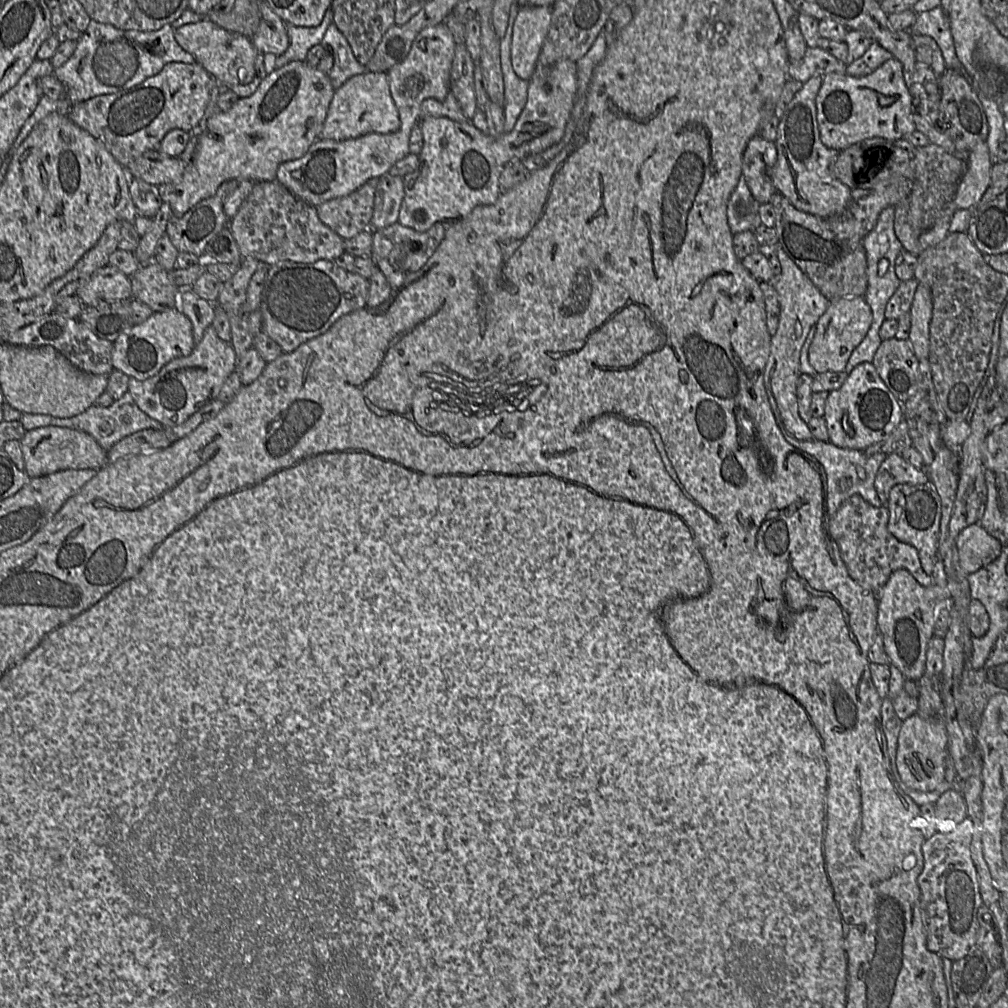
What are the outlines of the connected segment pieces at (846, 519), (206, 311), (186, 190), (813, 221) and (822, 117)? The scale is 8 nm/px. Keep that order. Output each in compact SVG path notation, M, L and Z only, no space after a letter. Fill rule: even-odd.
M859 494L844 500L835 514L829 517L828 532L850 576L873 593L878 593L897 569L908 570L922 586L934 585L932 577L921 566L917 549L891 534L887 529L888 520L889 509L886 505L873 506Z
M191 288L180 289L176 309L185 314L193 326L195 346L201 342L206 329L215 318L215 304L197 296Z
M292 61L274 69L262 79L259 87L251 96L238 99L225 112L219 111L217 107L221 89L222 86L216 80L212 80L209 103L200 120L196 150L192 160L186 163L182 178L172 186L159 186L161 198L169 203L173 216L181 217L201 200L213 196L224 182L234 179L247 179L254 183L277 181L276 173L279 165L301 158L319 139L335 93L329 76L311 67L306 61Z
M780 193L770 204L775 211L778 245L829 301L843 297L864 296L868 287L867 256L862 241L838 237L826 219L796 209Z
M894 57L865 76L839 72L824 75L815 104L821 142L836 151L872 137L902 139L916 130L912 97L904 81L903 66ZM880 96L886 97L890 105L881 105Z

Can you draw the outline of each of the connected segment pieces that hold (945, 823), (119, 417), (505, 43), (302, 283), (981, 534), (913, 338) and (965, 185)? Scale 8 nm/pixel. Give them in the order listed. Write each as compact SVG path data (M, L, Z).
M948 789L934 804L935 816L940 825L936 831L950 832L955 826L968 816L967 805L959 789Z
M129 392L124 394L121 399L114 401L109 407L92 405L83 413L70 418L59 418L46 414L23 413L20 422L26 431L46 426L67 427L84 431L91 435L105 451L110 450L116 443L136 432L147 429L164 429L164 426L160 422L149 417L137 406Z
M516 2L513 3L510 10L508 27L500 41L501 69L504 80L504 133L513 130L515 123L526 104L527 90L529 86L529 80L519 78L514 72L511 63L513 24L519 10L519 5L517 5Z
M319 260L314 263L283 261L268 268L260 311L263 316L263 332L273 339L283 352L292 352L303 343L325 333L342 316L366 306L369 280L348 272L334 261Z
M977 523L962 530L956 544L960 565L968 575L993 562L1001 551L999 540Z
M919 284L909 310L911 327L908 337L918 360L928 360L932 311L933 302L930 288L927 284Z
M979 141L969 150L968 167L955 196L957 209L974 209L979 205L991 183L994 163L986 141Z

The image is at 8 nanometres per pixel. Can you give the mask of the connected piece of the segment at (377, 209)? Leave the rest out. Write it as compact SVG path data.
M386 173L378 179L373 214L370 221L370 229L372 230L378 230L397 223L405 194L402 177Z

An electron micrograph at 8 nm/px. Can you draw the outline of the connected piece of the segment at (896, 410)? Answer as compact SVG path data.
M871 362L857 365L839 389L829 392L823 418L829 442L840 448L864 451L883 440L904 419L903 405L885 385Z

